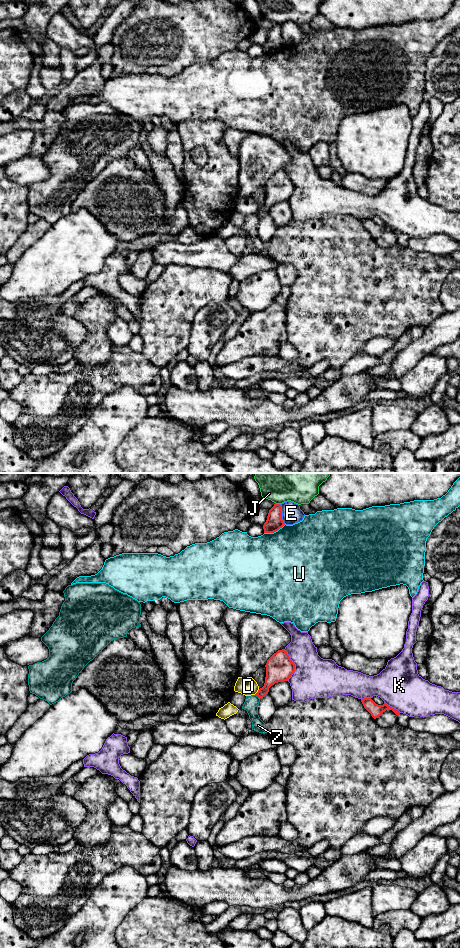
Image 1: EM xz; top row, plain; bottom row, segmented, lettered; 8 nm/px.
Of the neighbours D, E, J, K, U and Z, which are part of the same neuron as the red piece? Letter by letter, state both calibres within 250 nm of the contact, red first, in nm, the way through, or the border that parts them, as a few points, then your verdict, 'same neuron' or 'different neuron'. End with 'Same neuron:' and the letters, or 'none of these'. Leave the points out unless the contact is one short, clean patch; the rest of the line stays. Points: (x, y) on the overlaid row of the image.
D: calibres 200 and 150 nm; different neuron
E: calibres 140 and 160 nm; different neuron
J: calibres 140 and 440 nm; different neuron
K: calibres 220 and 340 nm; different neuron
U: calibres 140 and 480 nm; different neuron
Z: calibres 180 and 120 nm; different neuron
Same neuron: none of these

